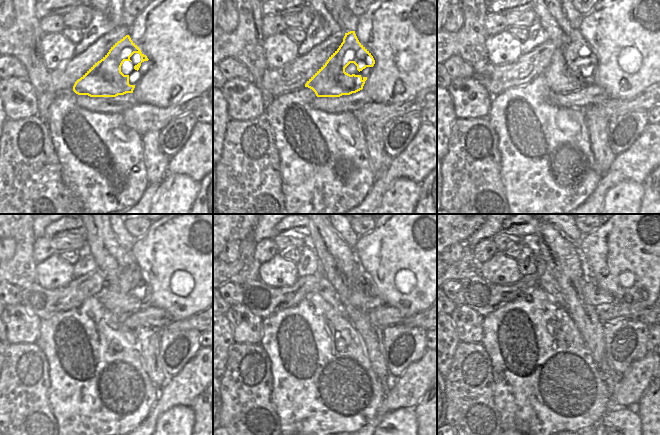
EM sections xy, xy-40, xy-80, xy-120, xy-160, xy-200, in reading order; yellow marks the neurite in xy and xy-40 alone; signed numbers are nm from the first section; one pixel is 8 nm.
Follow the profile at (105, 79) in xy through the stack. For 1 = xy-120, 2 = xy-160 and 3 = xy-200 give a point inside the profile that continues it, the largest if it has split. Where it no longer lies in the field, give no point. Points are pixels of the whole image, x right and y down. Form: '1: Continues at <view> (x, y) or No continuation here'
1: Continues at xy-120 (117, 297)
2: Continues at xy-160 (365, 297)
3: Continues at xy-200 (593, 295)

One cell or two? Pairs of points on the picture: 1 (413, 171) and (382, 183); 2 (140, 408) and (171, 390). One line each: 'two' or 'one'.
1: one
2: two

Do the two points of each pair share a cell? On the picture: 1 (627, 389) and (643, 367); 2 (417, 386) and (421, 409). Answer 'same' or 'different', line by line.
1: same
2: different

